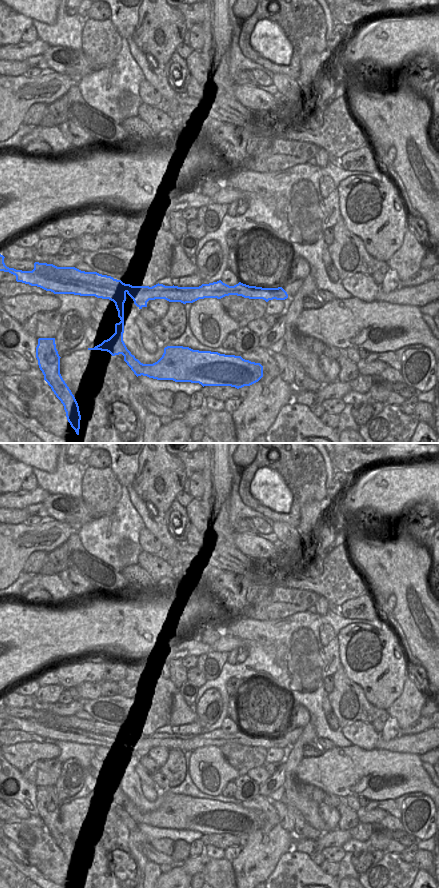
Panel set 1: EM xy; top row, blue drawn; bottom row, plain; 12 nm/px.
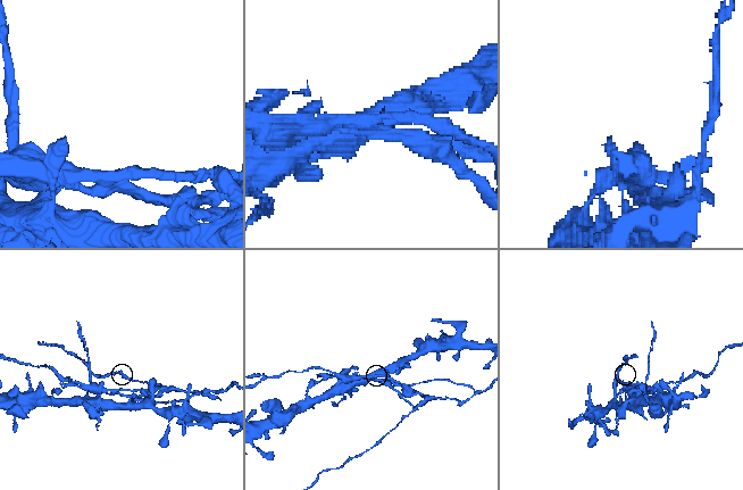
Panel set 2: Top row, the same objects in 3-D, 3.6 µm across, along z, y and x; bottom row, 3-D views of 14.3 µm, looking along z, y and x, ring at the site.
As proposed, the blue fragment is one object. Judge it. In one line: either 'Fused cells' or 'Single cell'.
Fused cells

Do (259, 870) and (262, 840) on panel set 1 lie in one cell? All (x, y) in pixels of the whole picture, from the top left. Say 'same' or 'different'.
same

